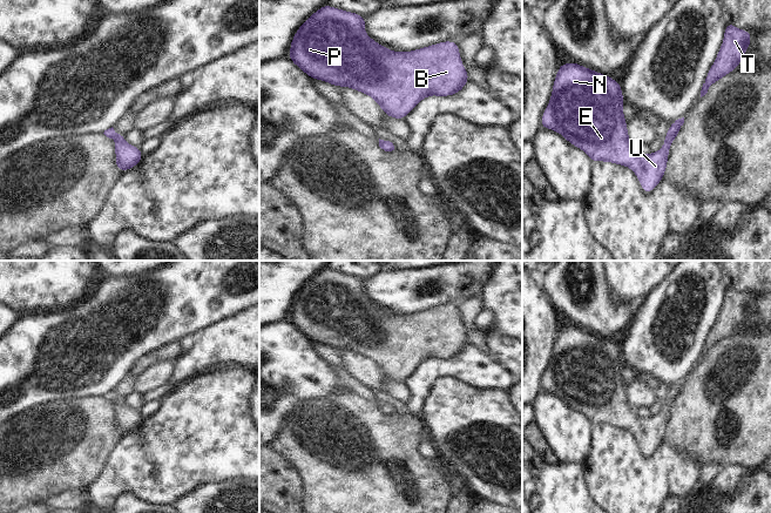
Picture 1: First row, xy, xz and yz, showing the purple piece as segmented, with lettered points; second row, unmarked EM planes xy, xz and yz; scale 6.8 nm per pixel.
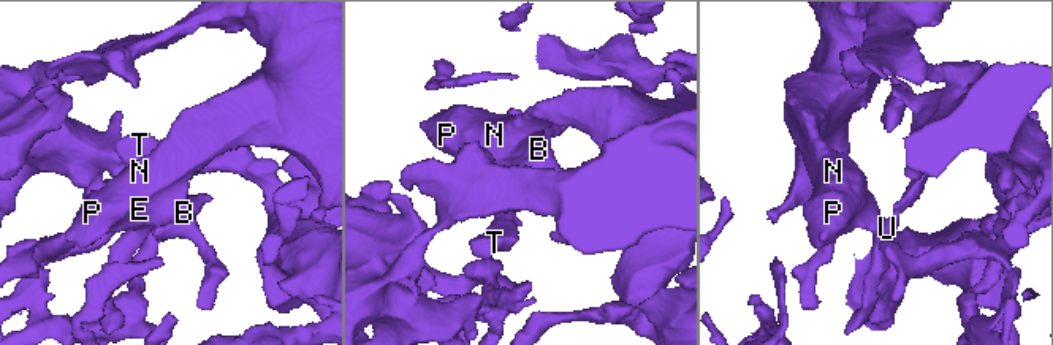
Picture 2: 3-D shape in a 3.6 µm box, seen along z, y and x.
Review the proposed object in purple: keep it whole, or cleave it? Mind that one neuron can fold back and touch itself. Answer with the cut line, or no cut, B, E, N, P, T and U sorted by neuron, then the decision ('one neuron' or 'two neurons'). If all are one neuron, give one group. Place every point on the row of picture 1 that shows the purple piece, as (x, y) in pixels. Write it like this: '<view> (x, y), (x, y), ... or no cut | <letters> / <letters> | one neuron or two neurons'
no cut | B E N P T U | one neuron

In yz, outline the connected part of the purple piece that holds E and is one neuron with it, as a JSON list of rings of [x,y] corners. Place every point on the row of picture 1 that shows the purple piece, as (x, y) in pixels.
[[[576,62],[559,67],[553,93],[541,117],[541,128],[561,134],[570,144],[588,154],[593,162],[611,162],[629,167],[644,194],[663,180],[670,146],[684,117],[672,122],[663,147],[642,155],[628,136],[622,87],[609,75]]]

